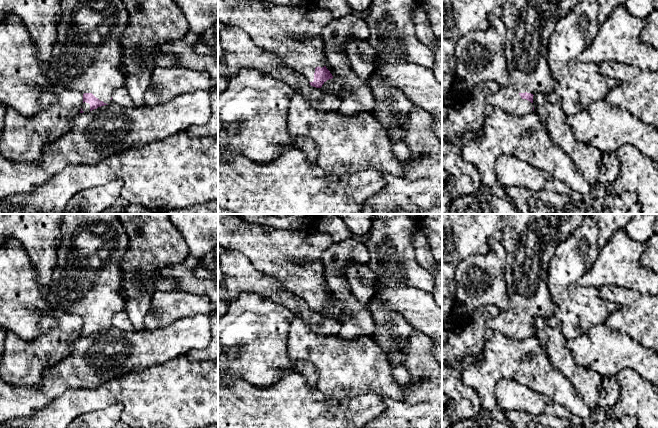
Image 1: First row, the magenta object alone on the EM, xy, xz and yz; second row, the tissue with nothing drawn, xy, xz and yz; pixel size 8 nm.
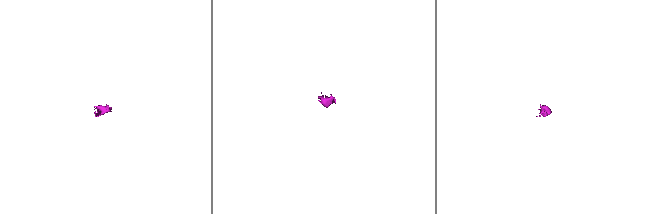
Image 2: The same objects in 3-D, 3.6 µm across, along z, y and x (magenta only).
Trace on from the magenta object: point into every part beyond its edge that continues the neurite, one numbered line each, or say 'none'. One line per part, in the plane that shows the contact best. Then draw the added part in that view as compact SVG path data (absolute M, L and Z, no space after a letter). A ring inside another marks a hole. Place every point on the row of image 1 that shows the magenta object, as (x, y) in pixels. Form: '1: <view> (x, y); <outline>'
1: xy (87, 54); M64 0L47 79L54 86L81 94L92 93L110 104L112 93L125 86L125 75L119 67L121 38L128 22L129 14L122 0Z
2: xz (278, 29); M218 0L218 20L225 25L242 28L260 48L280 57L292 69L302 73L309 82L314 81L316 67L326 65L323 51L324 41L321 36L326 25L334 16L319 7L314 0L300 0L296 5L274 5L260 0Z

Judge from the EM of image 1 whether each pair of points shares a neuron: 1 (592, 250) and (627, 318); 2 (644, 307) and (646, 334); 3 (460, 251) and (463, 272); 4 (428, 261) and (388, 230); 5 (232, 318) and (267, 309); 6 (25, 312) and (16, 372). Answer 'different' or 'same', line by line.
1: different
2: same
3: different
4: different
5: same
6: different

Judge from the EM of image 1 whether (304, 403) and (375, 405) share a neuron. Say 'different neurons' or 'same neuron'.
same neuron

